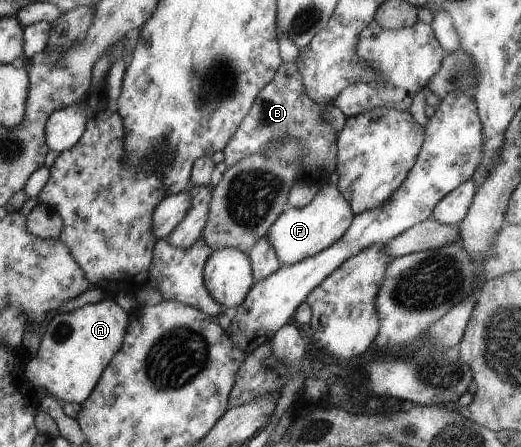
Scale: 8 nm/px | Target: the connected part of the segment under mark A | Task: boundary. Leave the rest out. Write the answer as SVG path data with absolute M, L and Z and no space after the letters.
M113 298L86 304L73 312L50 318L41 336L36 356L26 364L26 379L34 388L44 388L62 403L82 405L89 399L102 372L122 348L128 328L128 313Z

